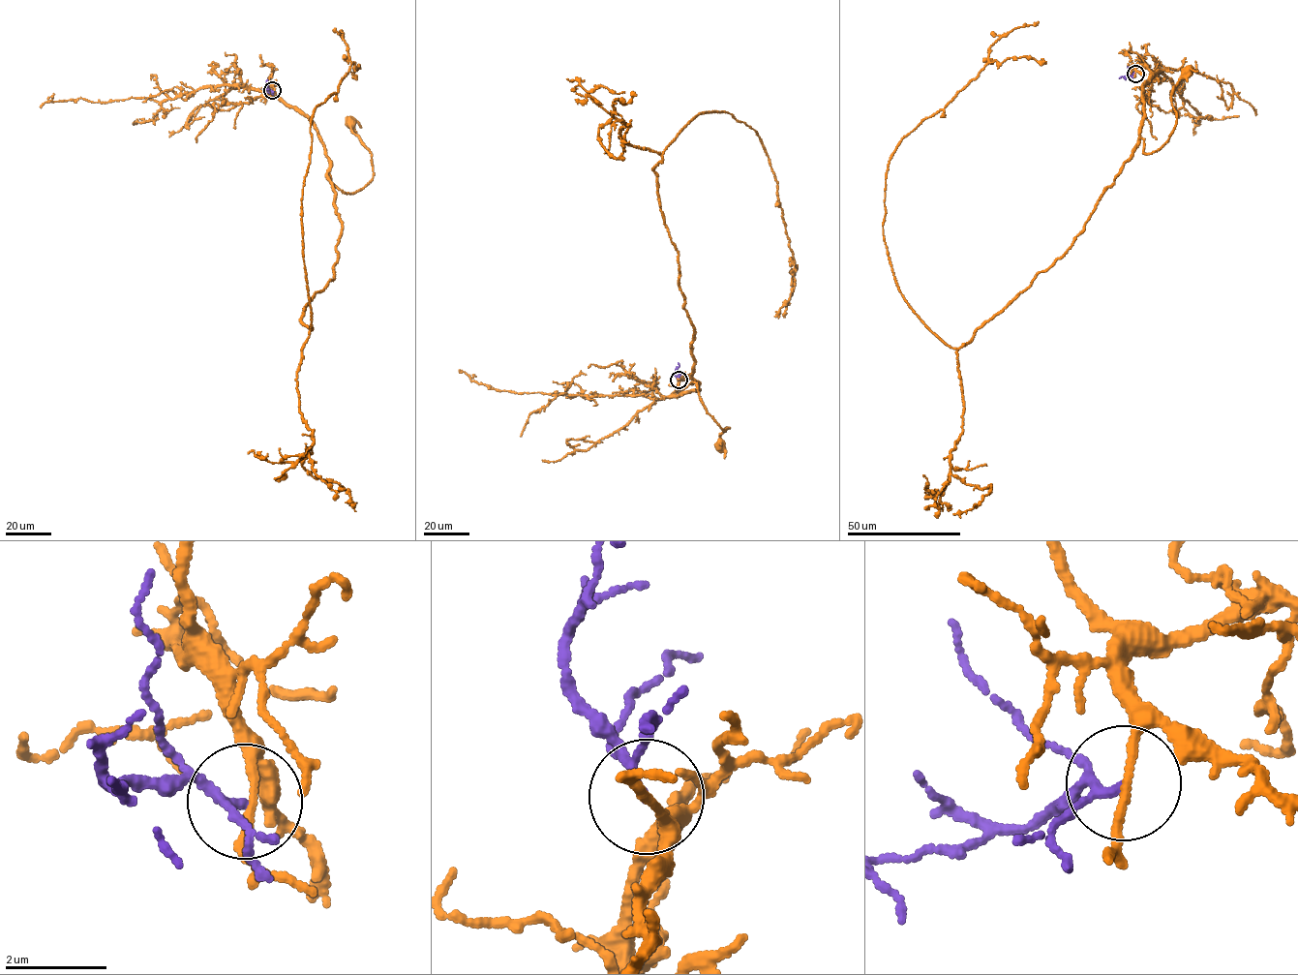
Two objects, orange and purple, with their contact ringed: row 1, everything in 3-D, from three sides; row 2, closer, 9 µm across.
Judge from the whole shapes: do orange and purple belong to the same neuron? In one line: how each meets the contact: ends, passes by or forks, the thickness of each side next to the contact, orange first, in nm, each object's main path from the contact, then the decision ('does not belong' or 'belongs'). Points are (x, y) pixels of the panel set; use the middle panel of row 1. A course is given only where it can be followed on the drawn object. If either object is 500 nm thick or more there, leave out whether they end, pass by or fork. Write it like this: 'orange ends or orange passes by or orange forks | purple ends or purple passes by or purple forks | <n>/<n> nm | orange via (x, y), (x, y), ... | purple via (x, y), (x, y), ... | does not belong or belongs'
orange passes by | purple passes by | 140/140 nm | orange via (678, 380), (672, 396), (699, 391), (696, 380), (690, 382), (706, 411), (730, 428), (720, 435), (722, 446) | purple via (678, 380), (675, 375), (678, 363) | does not belong

